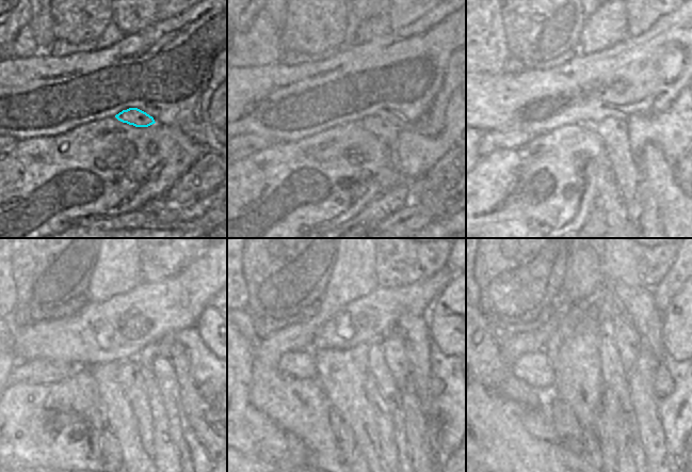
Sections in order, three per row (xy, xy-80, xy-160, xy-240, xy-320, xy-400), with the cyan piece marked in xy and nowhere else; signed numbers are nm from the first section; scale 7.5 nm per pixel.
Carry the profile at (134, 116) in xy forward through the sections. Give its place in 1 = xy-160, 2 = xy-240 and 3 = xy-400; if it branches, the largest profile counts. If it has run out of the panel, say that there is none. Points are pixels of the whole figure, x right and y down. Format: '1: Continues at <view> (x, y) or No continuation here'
1: Continues at xy-160 (612, 131)
2: Continues at xy-240 (129, 375)
3: Continues at xy-400 (624, 455)

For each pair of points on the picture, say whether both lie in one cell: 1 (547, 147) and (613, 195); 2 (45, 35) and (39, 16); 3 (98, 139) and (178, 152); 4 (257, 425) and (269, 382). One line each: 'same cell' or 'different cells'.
1: different cells
2: same cell
3: same cell
4: different cells

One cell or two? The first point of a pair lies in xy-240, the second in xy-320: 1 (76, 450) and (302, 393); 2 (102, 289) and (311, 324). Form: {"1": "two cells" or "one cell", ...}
{"1": "one cell", "2": "one cell"}

